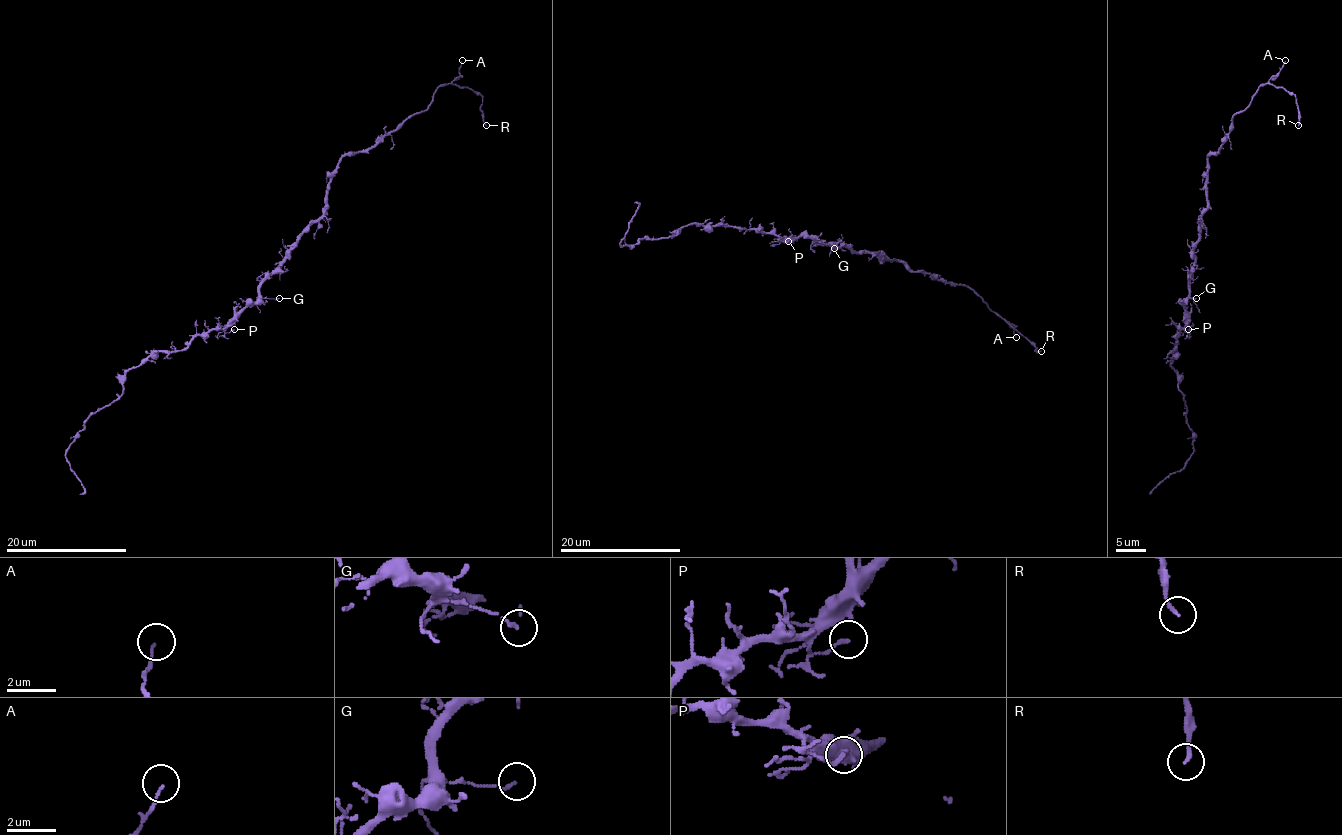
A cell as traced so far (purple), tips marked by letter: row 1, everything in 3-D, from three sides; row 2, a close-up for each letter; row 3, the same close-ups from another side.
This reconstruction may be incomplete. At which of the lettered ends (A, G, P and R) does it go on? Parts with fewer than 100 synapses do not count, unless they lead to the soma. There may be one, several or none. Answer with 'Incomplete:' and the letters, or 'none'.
Incomplete: none

